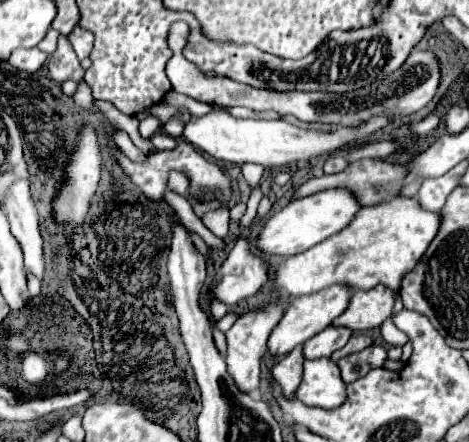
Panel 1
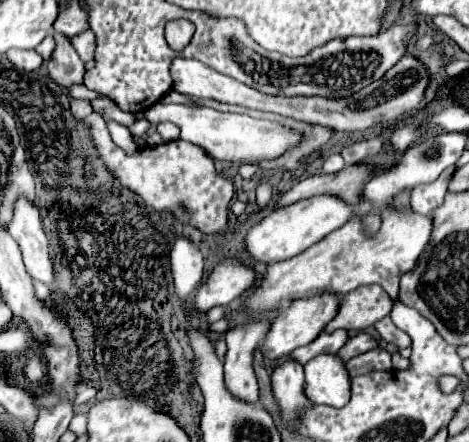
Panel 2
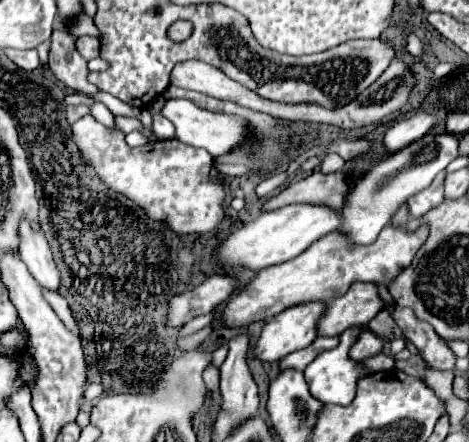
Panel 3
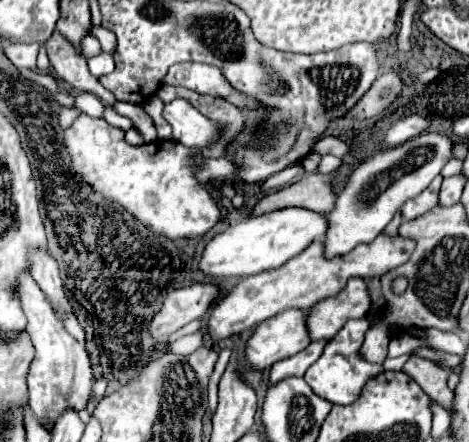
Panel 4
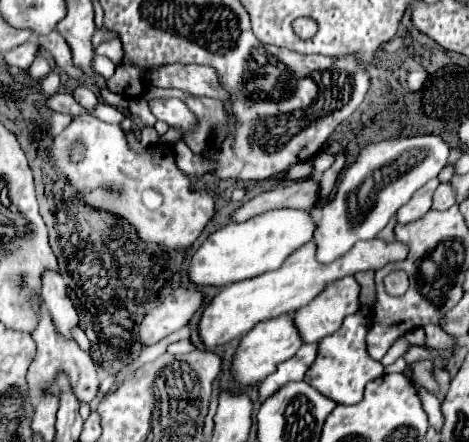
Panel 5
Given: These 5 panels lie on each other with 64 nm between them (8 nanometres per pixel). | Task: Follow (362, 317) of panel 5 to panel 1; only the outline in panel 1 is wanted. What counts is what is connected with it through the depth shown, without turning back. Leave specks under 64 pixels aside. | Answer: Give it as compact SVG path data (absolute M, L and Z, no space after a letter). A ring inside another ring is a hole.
M330 358L306 360L302 382L294 394L306 406L336 408L346 400L346 384L340 378L340 368Z

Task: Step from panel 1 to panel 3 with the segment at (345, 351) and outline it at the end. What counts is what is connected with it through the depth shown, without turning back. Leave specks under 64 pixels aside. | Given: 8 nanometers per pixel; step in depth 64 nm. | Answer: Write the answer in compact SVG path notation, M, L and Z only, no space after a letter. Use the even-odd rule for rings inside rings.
M364 330L358 336L358 340L354 342L354 346L350 348L350 358L360 362L360 360L364 360L368 356L378 354L380 350L382 350L382 338L376 336L371 330Z

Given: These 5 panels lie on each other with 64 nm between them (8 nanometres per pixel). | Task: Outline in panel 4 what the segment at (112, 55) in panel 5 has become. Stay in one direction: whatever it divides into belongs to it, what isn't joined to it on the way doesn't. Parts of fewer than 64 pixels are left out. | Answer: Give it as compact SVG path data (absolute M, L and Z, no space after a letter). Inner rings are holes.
M90 26L90 34L96 36L102 44L102 52L108 52L112 54L112 48L116 44L116 36L112 36L112 32L106 32L106 30L100 30L98 26Z

